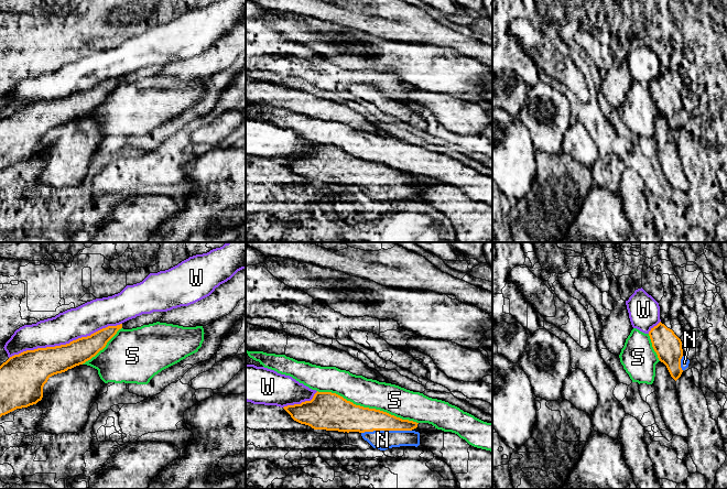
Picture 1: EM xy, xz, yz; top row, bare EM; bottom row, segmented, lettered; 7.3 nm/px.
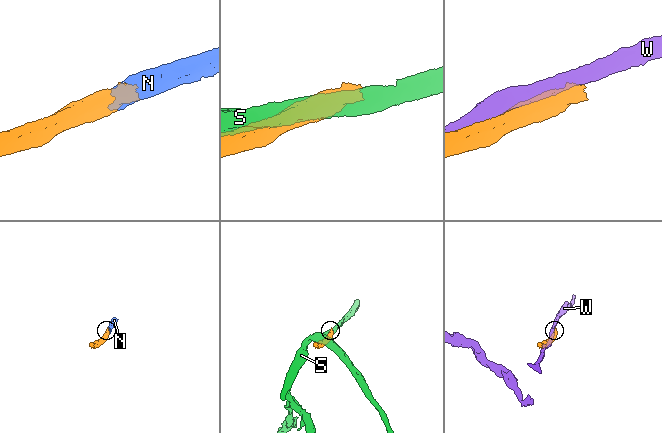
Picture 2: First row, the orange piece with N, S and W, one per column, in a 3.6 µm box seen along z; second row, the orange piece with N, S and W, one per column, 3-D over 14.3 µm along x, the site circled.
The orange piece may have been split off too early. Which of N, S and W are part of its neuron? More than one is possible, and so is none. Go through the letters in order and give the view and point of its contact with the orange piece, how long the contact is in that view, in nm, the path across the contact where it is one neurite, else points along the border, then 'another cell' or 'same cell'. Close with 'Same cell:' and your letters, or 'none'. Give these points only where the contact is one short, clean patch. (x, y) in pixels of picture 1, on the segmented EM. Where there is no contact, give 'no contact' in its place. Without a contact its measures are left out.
N: meets orange in xz at (386, 430); contact 360 nm long; same cell
S: meets orange in xz at (368, 408); contact 750 nm long; another cell
W: meets orange in xy at (66, 344); contact 850 nm long; another cell
Same cell: N

